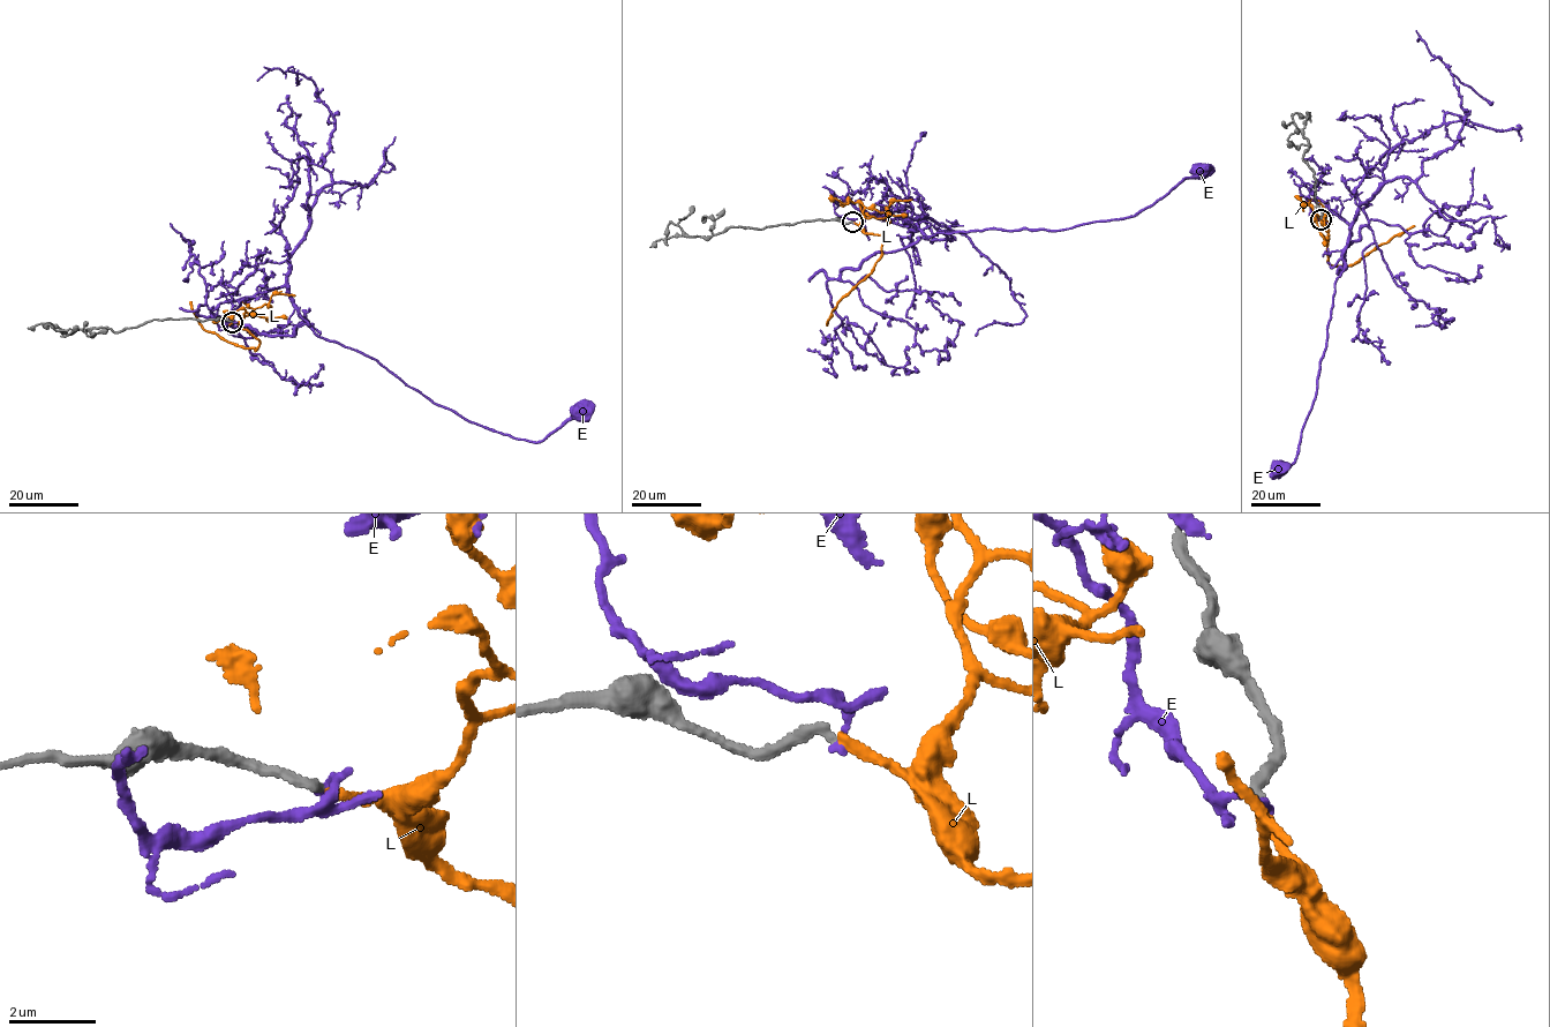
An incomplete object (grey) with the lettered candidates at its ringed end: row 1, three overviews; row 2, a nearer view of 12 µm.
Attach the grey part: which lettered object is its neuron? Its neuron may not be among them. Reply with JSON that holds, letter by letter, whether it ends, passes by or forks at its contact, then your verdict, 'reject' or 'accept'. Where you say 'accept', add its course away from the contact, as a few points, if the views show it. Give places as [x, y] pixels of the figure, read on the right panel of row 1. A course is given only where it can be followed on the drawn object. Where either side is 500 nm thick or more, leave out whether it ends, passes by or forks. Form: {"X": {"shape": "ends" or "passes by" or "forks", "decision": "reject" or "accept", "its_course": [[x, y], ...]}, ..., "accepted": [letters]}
{"E": {"shape": "ends", "decision": "reject"}, "L": {"shape": "ends", "decision": "accept", "its_course": [[1321, 219], [1327, 232], [1327, 262], [1333, 265], [1353, 264], [1379, 244], [1415, 226]]}, "accepted": ["L"]}

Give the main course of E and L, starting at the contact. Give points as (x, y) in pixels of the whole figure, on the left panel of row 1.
E: (232, 322), (218, 324), (220, 302), (285, 286), (318, 336), (375, 359), (469, 421), (541, 441), (582, 414)
L: (232, 322), (249, 331), (258, 340), (258, 347), (240, 346), (205, 330), (190, 301)

